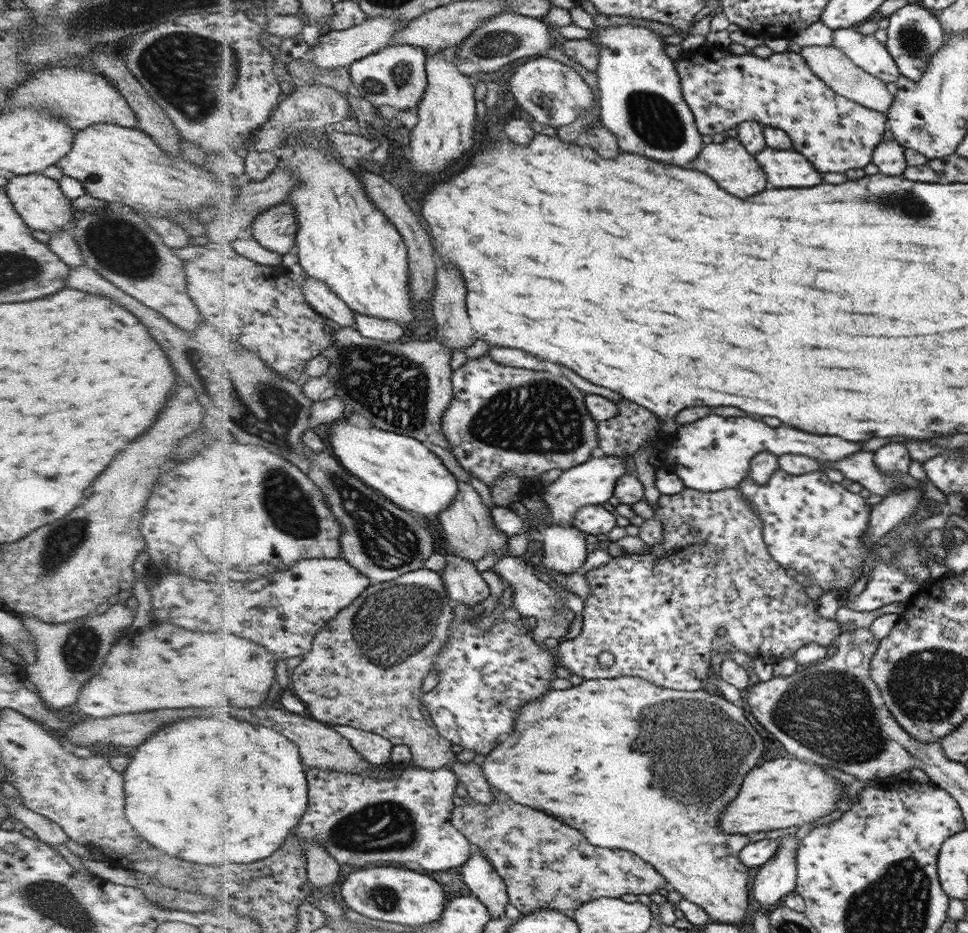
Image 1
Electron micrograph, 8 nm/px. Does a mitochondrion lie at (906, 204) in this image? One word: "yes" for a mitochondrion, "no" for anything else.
yes

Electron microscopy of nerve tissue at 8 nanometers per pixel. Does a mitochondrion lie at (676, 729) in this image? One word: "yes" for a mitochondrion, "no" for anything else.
yes

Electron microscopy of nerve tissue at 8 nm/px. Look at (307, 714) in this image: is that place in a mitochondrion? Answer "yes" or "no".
no

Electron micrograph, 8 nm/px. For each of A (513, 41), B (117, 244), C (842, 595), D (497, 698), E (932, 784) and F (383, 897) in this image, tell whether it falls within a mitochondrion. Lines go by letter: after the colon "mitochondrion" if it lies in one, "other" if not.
A: mitochondrion
B: mitochondrion
C: other
D: mitochondrion
E: other
F: mitochondrion

